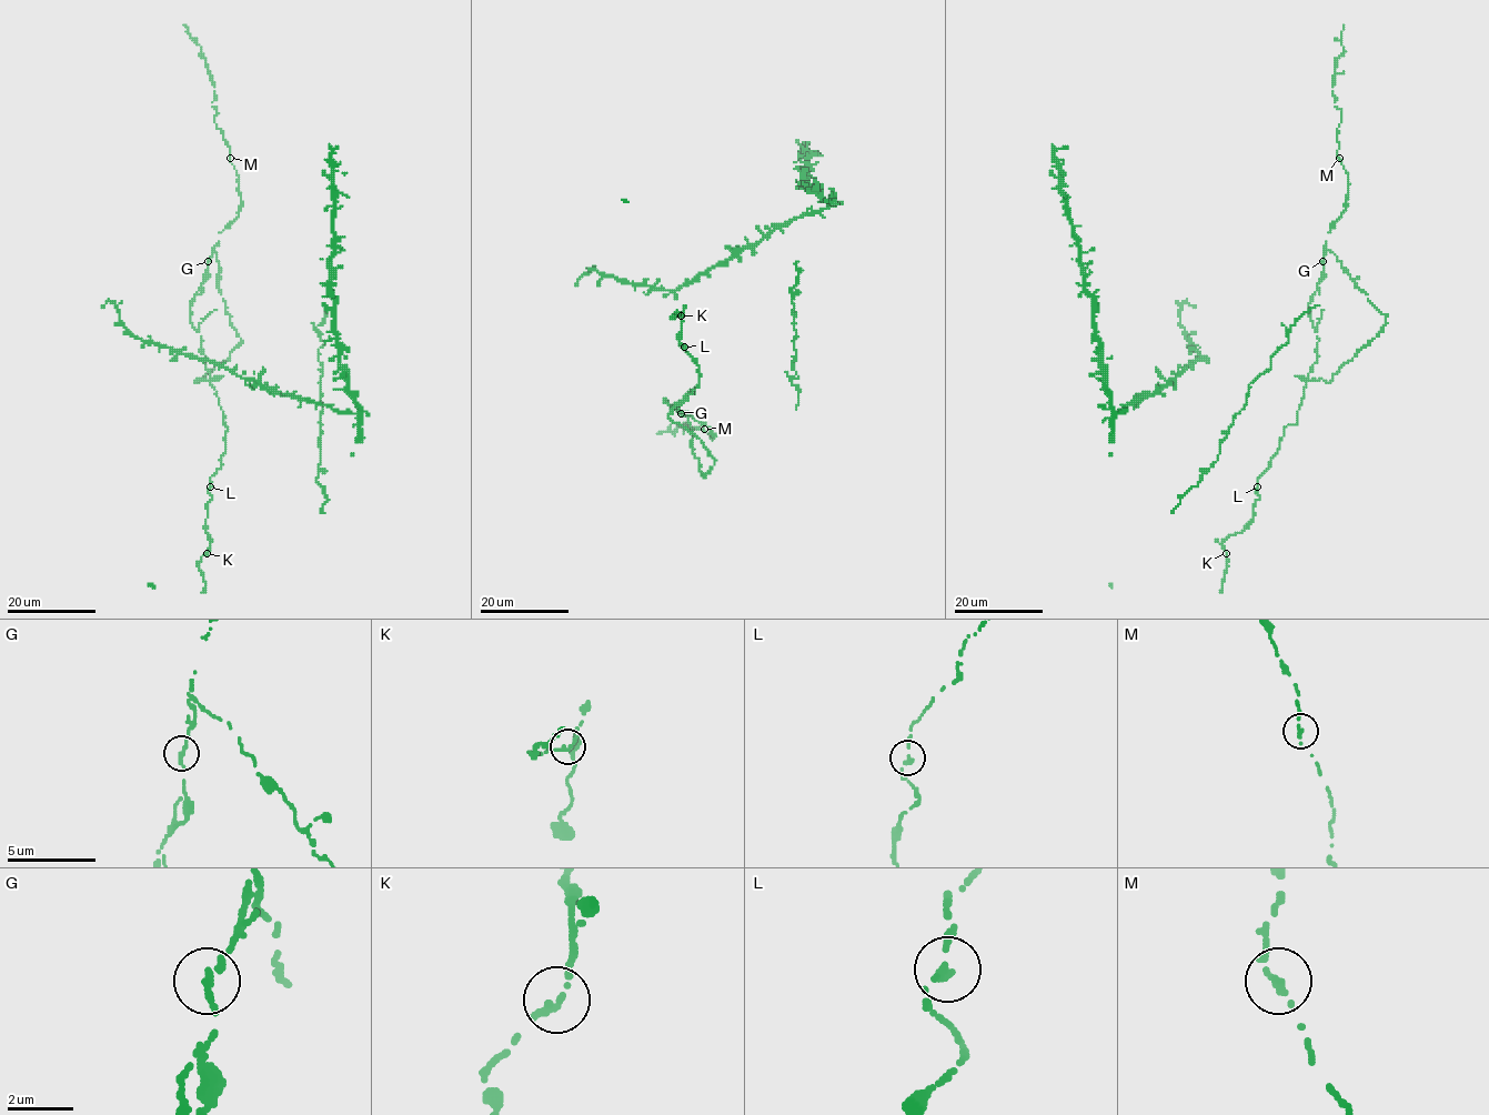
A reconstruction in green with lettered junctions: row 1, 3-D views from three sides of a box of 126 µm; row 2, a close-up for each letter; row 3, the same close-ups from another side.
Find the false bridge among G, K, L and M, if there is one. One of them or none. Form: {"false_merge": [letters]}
{"false_merge": ["G"]}

